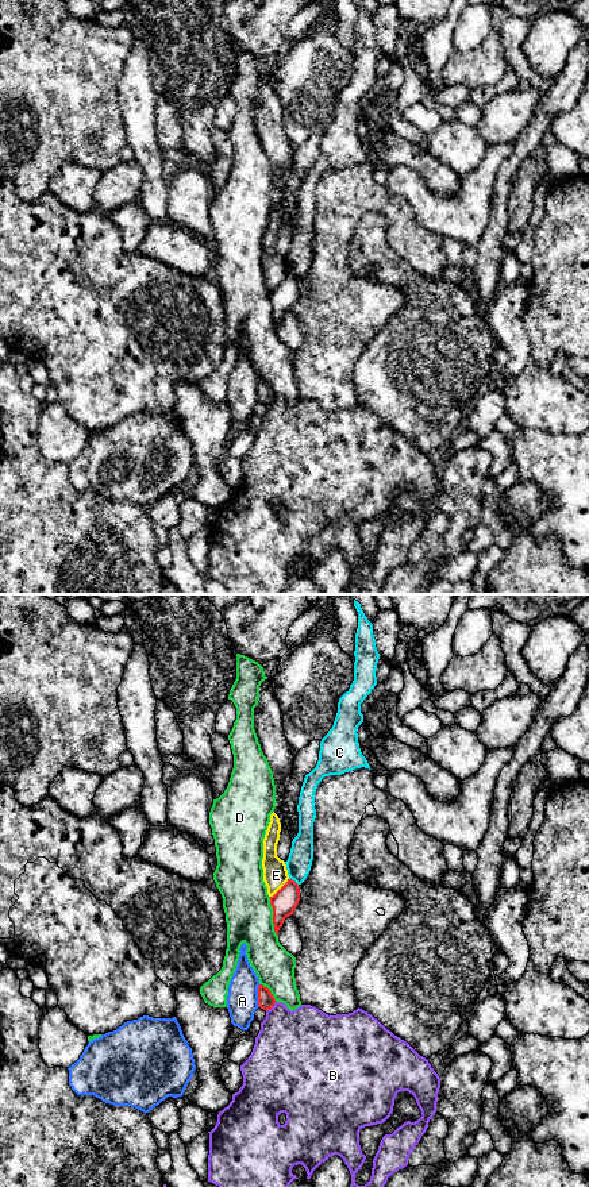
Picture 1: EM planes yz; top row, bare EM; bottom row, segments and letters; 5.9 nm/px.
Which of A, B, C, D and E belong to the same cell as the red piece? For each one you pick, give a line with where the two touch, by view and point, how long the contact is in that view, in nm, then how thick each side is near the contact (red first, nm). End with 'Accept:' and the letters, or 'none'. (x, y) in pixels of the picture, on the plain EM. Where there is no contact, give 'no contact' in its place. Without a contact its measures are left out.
Accept: none

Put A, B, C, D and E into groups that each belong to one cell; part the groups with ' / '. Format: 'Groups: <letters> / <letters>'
Groups: A / B / C / D / E

